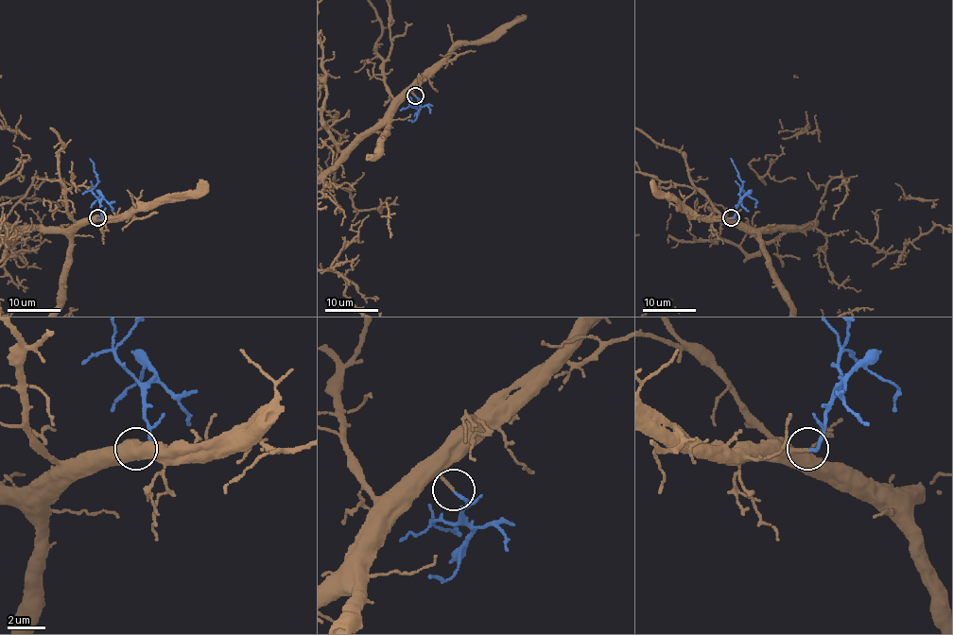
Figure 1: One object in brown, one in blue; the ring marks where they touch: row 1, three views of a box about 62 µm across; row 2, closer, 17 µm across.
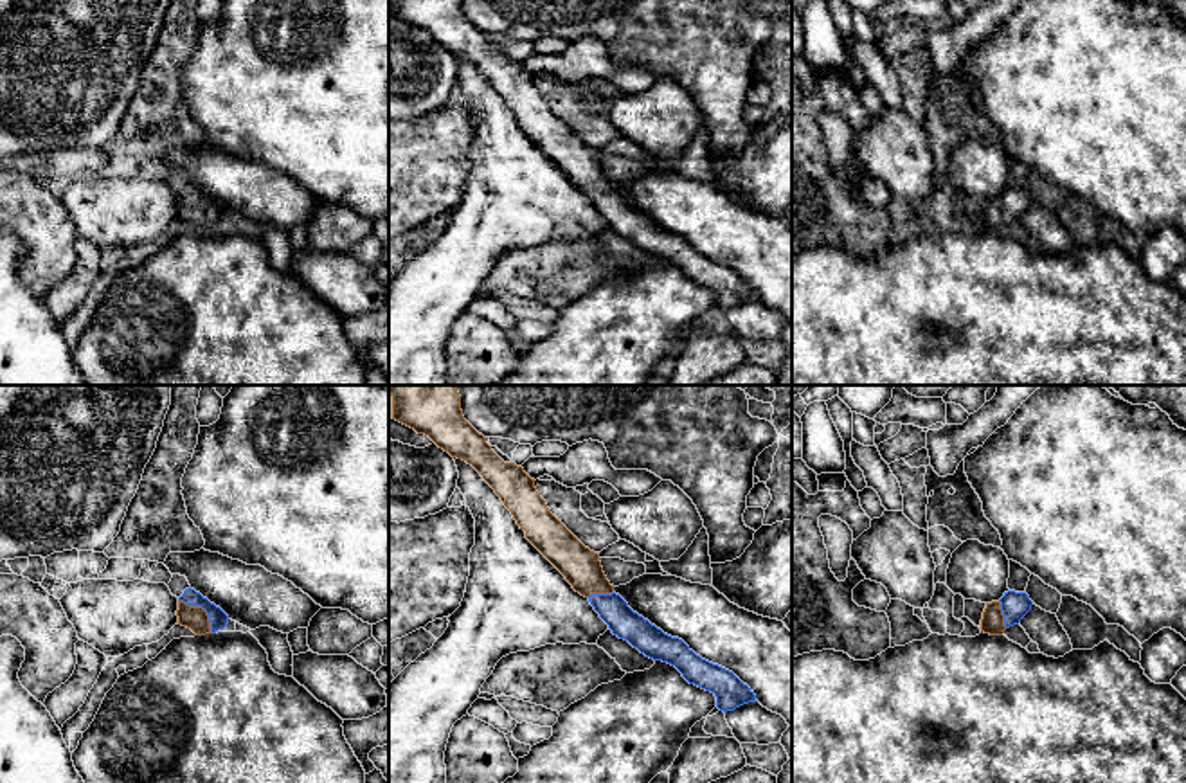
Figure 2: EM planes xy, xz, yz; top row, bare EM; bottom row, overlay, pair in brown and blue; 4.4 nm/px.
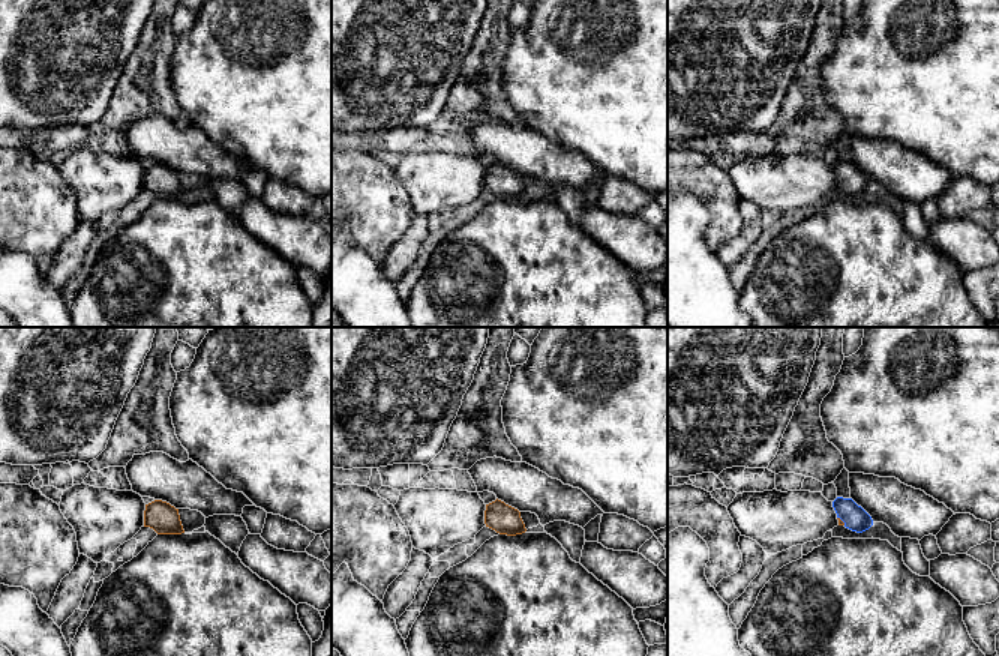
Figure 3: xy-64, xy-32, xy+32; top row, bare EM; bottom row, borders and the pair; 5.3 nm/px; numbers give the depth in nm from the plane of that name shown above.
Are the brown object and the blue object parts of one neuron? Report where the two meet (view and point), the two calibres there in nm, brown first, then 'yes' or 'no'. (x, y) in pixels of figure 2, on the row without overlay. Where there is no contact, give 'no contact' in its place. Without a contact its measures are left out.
xy (202, 206) | 110/80 nm | yes

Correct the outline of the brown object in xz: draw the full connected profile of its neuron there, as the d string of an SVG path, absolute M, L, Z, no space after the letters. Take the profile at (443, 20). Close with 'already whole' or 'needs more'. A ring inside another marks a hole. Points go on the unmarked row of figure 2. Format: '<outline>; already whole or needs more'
M392 0L392 16L428 32L439 45L452 54L472 61L482 76L495 86L513 115L526 128L526 135L565 173L576 189L585 193L599 214L608 221L614 232L628 238L633 245L653 257L675 263L682 274L716 293L716 304L723 310L758 299L754 288L743 281L732 268L713 261L696 252L682 236L664 230L648 216L633 209L628 200L614 189L606 176L599 151L585 144L547 104L522 63L504 59L463 13L461 0Z; needs more

